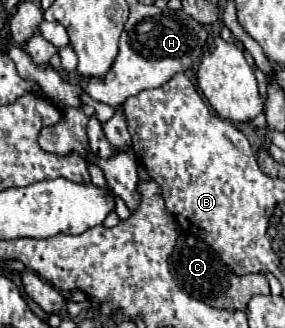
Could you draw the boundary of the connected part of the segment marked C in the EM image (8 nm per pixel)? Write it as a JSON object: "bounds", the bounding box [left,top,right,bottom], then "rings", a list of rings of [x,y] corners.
{"bounds":[171,235,269,311],"rings":[[[181,235],[177,239],[177,245],[171,255],[171,265],[177,277],[177,283],[183,291],[187,291],[191,297],[217,307],[217,309],[239,309],[243,311],[253,295],[267,295],[269,293],[269,283],[265,275],[261,273],[251,273],[251,275],[235,275],[215,253],[209,245],[199,241],[197,237],[191,235]]]}

